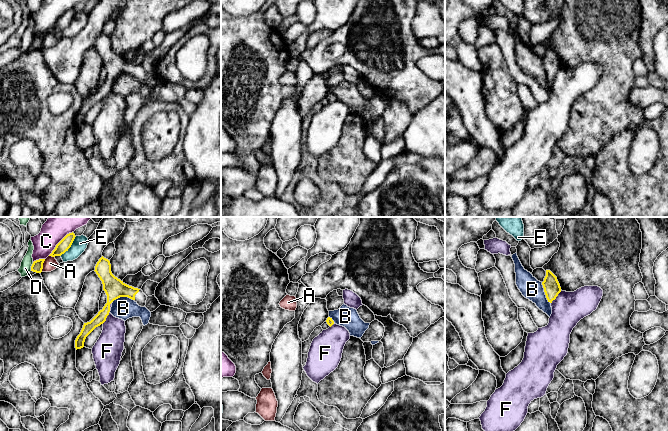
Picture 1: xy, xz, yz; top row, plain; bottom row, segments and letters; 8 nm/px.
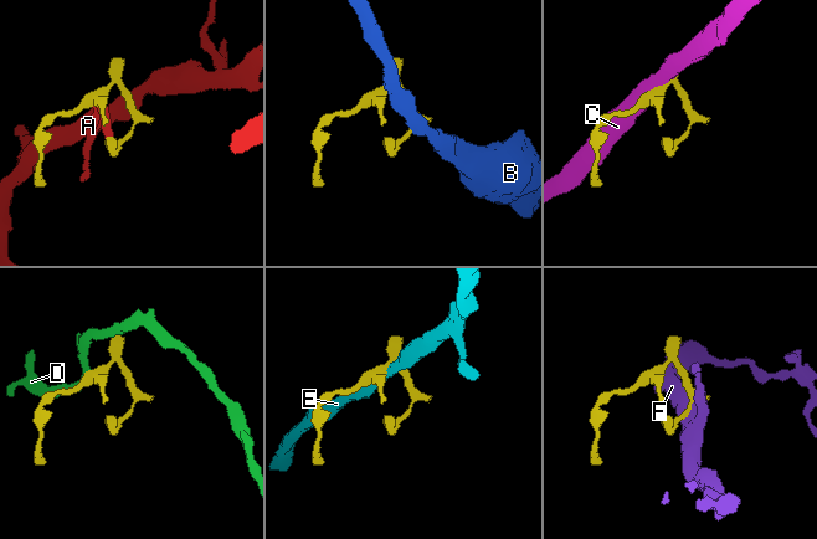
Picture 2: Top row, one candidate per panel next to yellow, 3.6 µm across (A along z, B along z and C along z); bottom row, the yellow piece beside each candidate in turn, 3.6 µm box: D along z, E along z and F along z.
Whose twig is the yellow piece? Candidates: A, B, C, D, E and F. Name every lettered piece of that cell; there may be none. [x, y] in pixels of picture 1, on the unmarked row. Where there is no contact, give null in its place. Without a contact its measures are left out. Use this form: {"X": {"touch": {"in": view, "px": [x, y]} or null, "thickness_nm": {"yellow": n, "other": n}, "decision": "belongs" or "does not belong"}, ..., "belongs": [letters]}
{"A": {"touch": {"in": "xy", "px": [42, 41]}, "thickness_nm": {"yellow": 90, "other": 110}, "decision": "does not belong"}, "B": {"touch": {"in": "yz", "px": [545, 69]}, "thickness_nm": {"yellow": 130, "other": 170}, "decision": "does not belong"}, "C": {"touch": {"in": "xy", "px": [59, 18]}, "thickness_nm": {"yellow": 90, "other": 180}, "decision": "does not belong"}, "D": {"touch": {"in": "xy", "px": [31, 42]}, "thickness_nm": {"yellow": 90, "other": 90}, "decision": "does not belong"}, "E": {"touch": {"in": "xy", "px": [70, 22]}, "thickness_nm": {"yellow": 90, "other": 120}, "decision": "does not belong"}, "F": {"touch": {"in": "xy", "px": [109, 87]}, "thickness_nm": {"yellow": 160, "other": 200}, "decision": "does not belong"}, "belongs": []}

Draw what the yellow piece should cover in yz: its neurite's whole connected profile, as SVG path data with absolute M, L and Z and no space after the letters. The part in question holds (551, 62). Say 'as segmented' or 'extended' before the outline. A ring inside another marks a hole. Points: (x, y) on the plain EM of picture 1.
as segmented; M546 46L546 52L542 61L548 78L552 79L561 68L561 63L557 53L550 46Z

